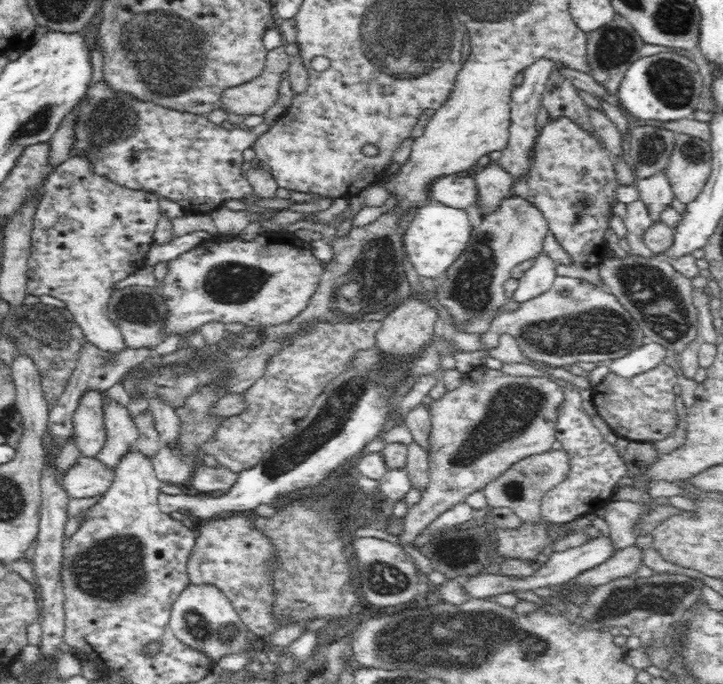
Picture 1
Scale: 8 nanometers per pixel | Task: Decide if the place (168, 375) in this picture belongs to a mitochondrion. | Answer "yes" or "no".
yes

